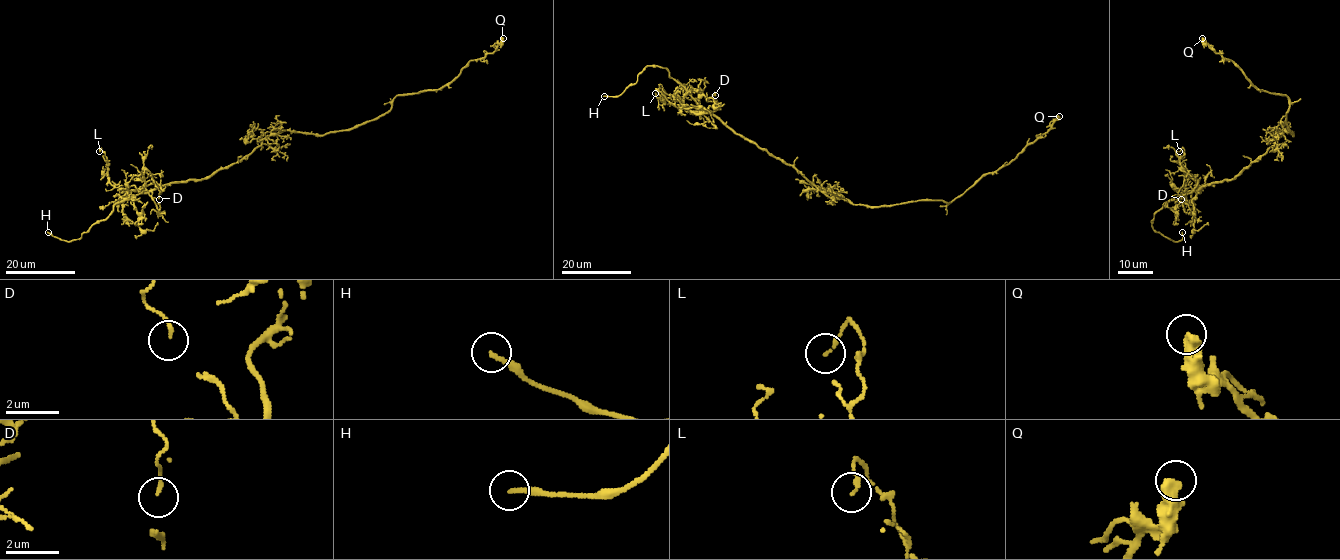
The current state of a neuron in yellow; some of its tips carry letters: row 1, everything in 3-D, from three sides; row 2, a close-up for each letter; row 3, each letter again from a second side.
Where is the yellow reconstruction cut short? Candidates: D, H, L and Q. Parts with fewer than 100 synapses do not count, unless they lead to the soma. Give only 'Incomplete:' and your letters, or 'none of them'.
Incomplete: H

